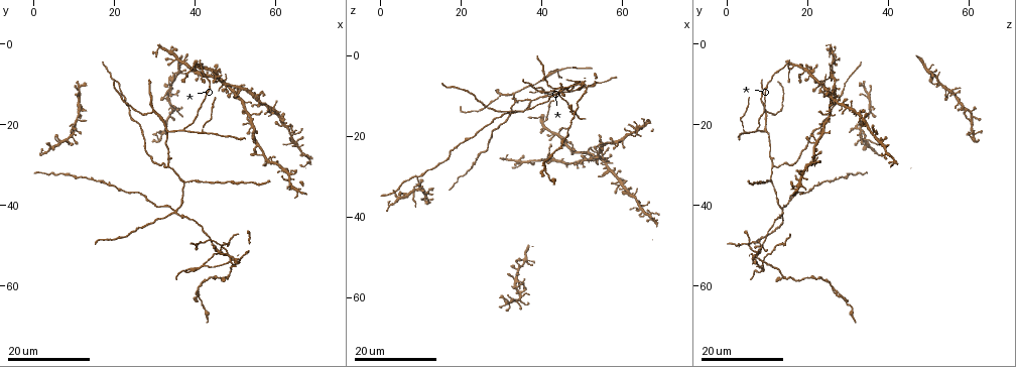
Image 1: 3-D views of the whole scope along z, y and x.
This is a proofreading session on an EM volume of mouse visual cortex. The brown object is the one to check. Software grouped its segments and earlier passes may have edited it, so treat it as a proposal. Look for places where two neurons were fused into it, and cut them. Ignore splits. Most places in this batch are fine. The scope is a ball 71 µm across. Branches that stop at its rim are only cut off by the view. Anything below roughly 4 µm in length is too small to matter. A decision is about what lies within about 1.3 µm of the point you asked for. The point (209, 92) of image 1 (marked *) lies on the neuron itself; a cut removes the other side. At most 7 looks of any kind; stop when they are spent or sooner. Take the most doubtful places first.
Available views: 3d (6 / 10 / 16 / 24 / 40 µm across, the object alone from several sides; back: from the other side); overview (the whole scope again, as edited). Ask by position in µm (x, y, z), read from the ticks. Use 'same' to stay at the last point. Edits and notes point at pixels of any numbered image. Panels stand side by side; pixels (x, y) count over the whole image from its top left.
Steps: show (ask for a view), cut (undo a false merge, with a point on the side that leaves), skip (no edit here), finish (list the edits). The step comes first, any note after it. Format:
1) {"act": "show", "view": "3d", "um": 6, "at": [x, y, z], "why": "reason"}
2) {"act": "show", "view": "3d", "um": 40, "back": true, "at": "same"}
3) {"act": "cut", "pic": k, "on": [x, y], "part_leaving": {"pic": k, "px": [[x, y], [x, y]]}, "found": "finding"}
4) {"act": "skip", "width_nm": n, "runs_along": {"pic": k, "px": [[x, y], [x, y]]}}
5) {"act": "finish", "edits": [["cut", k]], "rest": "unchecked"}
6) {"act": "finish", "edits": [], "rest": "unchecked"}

{"act": "show", "view": "3d", "um": 24, "at": [35.0, 41.5, 14.0], "why": "four arms meet"}

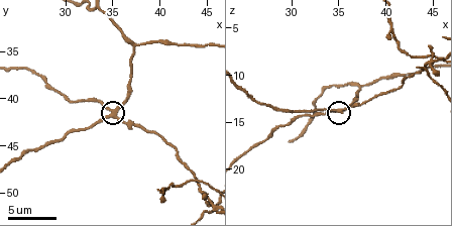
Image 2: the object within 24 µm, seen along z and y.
{"act": "show", "view": "3d", "um": 10, "at": [34.8, 41.6, 13.8]}

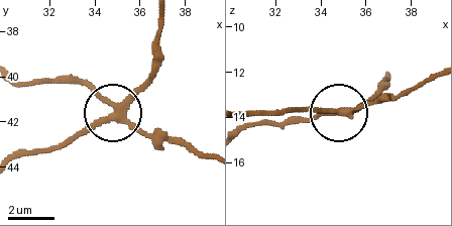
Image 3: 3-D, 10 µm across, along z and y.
{"act": "cut", "pic": 3, "on": [91, 91], "part_leaving": {"pic": 3, "px": [[123, 114], [150, 134], [180, 139], [208, 155]]}, "found": "a second neuron is stuck on"}

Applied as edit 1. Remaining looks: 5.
{"act": "show", "view": "overview", "why": "redraw"}

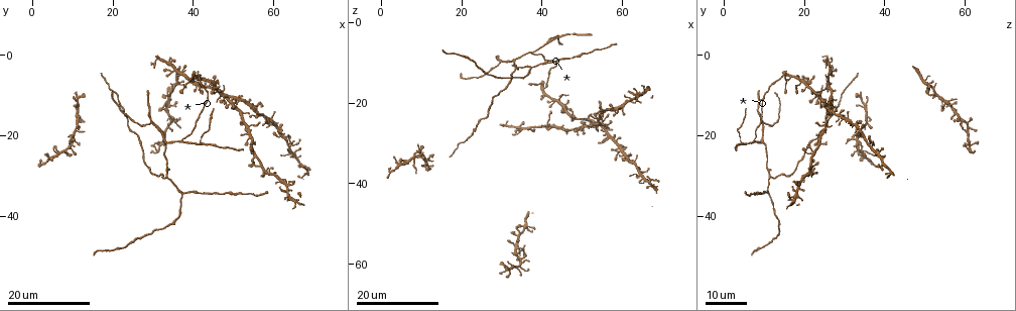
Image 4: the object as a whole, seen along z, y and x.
{"act": "show", "view": "3d", "um": 24, "at": [37.0, 21.0, 7.5], "why": "arms part here"}

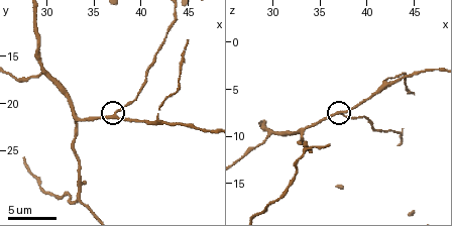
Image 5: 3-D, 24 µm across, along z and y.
{"act": "show", "view": "3d", "um": 6, "at": [37.2, 21.6, 7.2]}

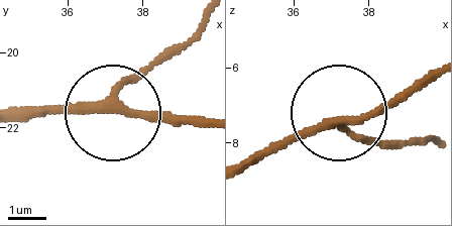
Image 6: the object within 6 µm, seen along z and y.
{"act": "skip", "width_nm": 200, "runs_along": {"pic": 6, "px": [[430, 138], [378, 145], [340, 116], [388, 110], [424, 81]]}, "found": "continuous, no second neuron"}

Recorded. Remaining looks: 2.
{"act": "show", "view": "3d", "um": 16, "at": [37.2, 34.4, 11.2]}

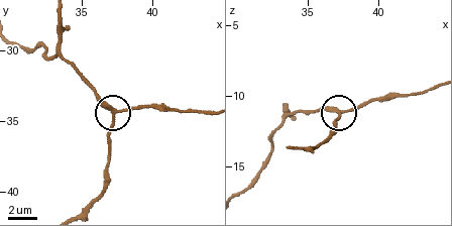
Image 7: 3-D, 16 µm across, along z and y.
{"act": "skip", "arms": 3, "runs_along": {"pic": 7, "px": [[59, 19], [61, 55], [110, 109], [117, 113], [159, 106]]}, "found": "one neuron here"}

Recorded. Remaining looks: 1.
{"act": "show", "view": "3d", "um": 10, "at": [29.8, 16.6, 9.6], "why": "three arms meet"}

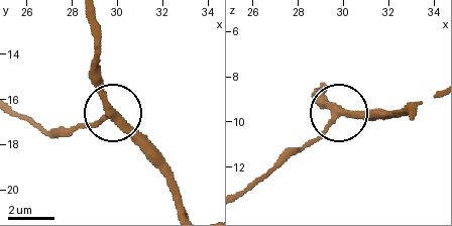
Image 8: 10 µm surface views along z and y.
{"act": "skip", "width_nm": 280, "runs_along": {"pic": 8, "px": [[183, 209], [173, 175], [119, 116], [98, 67]]}, "found": "continuous, no second neuron"}

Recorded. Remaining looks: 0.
{"act": "finish", "edits": [["cut", 3]], "rest": "unchecked"}

